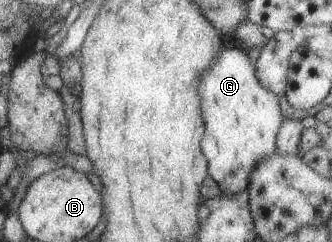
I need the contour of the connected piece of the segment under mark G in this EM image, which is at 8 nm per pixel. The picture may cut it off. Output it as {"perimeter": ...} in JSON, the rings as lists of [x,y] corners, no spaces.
{"perimeter":[[[226,37],[222,52],[200,77],[205,133],[200,145],[210,177],[222,195],[235,197],[247,190],[252,171],[276,152],[276,139],[284,122],[275,94],[266,90],[255,73],[252,55]]]}

